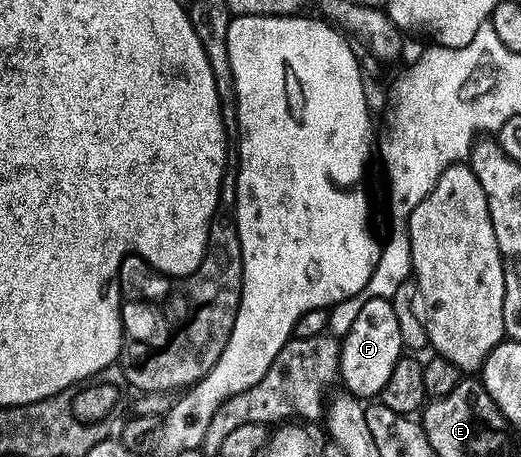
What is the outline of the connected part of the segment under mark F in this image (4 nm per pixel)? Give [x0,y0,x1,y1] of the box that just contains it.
[338,298,404,400]

